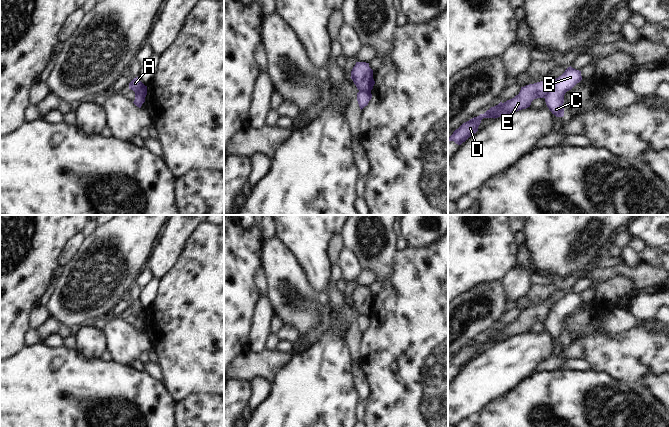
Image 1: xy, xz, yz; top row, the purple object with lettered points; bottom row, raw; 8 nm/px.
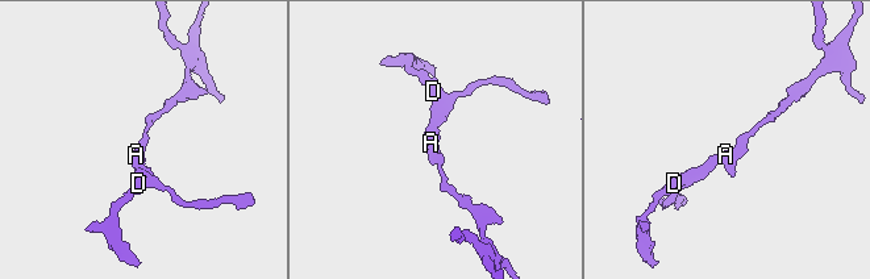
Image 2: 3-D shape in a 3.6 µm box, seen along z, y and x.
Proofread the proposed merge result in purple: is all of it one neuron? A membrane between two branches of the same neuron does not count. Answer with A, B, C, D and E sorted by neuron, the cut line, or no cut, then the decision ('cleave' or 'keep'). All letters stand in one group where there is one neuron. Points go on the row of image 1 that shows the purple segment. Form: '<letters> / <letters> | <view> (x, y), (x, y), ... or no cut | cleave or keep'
A D E / B C | yz (551, 82), (544, 97) | cleave

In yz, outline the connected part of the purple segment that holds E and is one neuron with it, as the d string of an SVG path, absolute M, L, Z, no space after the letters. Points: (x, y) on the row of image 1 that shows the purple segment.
M549 78L543 81L529 84L521 87L518 95L506 102L500 102L498 105L491 107L484 114L470 119L463 123L453 134L449 137L449 141L454 141L456 144L461 145L469 137L478 131L478 127L483 118L498 118L510 113L517 112L522 109L530 107L531 102L537 98L545 98L551 86Z

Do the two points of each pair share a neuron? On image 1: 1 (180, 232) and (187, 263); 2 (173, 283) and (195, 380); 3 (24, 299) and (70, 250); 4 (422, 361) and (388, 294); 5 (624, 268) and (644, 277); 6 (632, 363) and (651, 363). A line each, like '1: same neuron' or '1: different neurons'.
1: different neurons
2: same neuron
3: different neurons
4: same neuron
5: same neuron
6: same neuron

